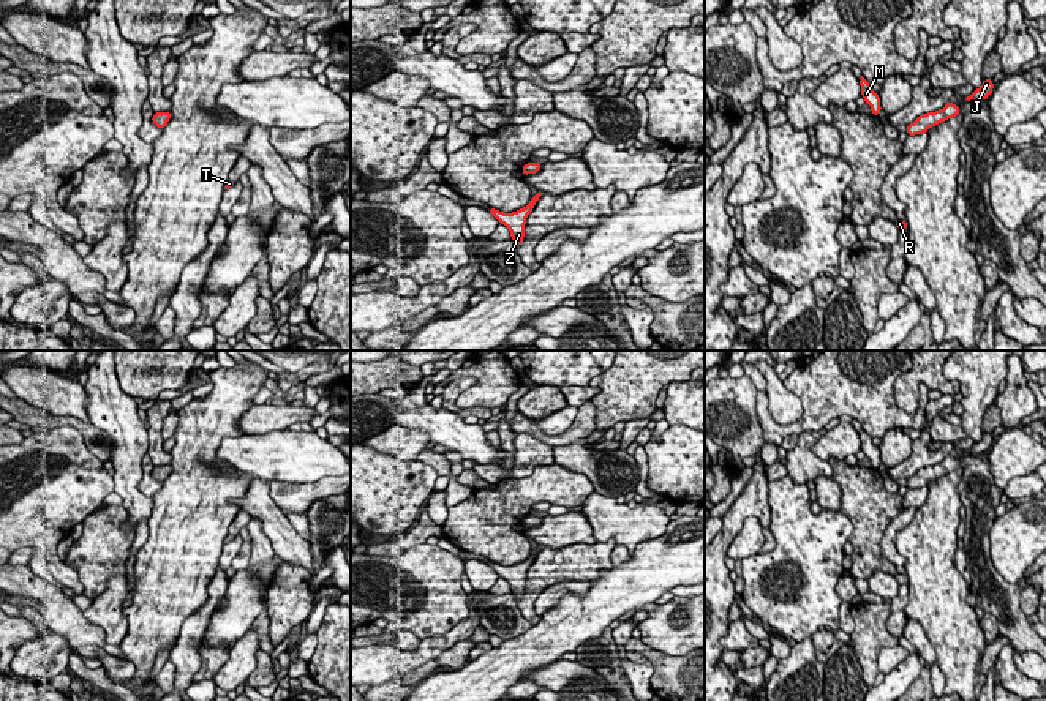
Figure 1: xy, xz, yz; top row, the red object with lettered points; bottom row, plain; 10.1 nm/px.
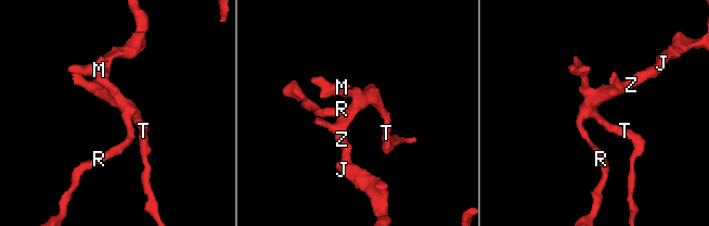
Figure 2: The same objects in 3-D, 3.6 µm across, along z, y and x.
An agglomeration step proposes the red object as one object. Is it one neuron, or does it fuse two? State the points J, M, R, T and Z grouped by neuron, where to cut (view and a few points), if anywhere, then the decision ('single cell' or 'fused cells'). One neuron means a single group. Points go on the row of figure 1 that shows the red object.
J M R T Z | no cut | single cell

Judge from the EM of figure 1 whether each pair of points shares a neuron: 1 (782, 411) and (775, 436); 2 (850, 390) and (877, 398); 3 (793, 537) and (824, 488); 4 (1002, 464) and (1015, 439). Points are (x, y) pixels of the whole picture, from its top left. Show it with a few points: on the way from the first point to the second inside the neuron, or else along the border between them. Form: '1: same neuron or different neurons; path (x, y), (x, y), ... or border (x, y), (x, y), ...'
1: different neurons; border (765, 392), (768, 411), (779, 423), (801, 417)
2: same neuron; path (857, 390), (863, 390), (871, 398)
3: different neurons; border (822, 507), (839, 510)
4: same neuron; path (1008, 458), (1013, 453), (1013, 446)

